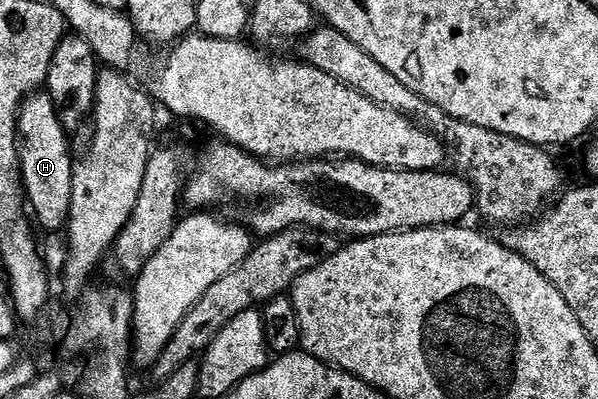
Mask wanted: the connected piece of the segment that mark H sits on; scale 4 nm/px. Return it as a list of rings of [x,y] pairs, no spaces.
[[[38,91],[25,98],[17,114],[21,183],[25,187],[27,205],[36,224],[40,228],[42,225],[45,229],[53,229],[49,231],[64,230],[69,224],[75,157],[74,154],[69,154],[68,136],[70,134],[61,122],[53,98],[48,92]]]

